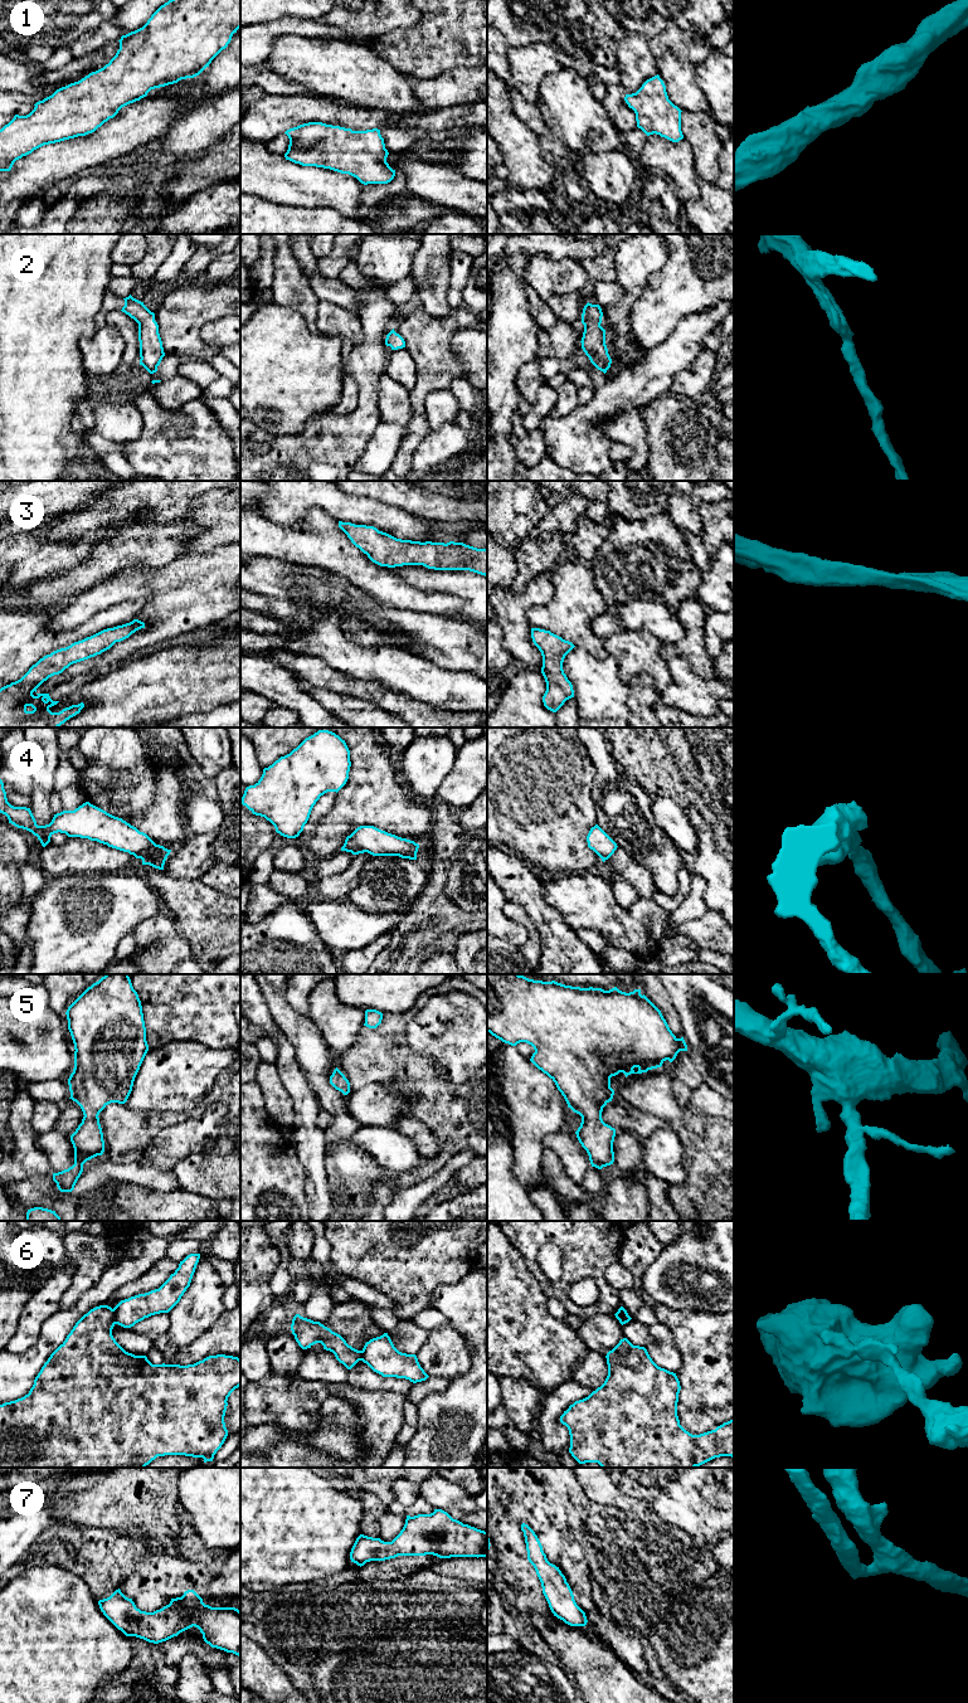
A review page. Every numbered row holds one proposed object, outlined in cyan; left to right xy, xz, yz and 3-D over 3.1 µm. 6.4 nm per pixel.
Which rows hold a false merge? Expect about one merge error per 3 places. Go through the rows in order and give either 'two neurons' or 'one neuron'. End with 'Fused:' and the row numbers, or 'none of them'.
1: one neuron
2: one neuron
3: one neuron
4: one neuron
5: one neuron
6: two neurons
7: one neuron
Fused: 6

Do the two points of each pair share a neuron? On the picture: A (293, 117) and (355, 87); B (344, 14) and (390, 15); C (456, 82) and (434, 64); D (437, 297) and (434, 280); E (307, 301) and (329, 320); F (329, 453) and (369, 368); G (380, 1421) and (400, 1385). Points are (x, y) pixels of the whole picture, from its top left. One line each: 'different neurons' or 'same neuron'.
A: different neurons
B: same neuron
C: different neurons
D: same neuron
E: different neurons
F: same neuron
G: different neurons

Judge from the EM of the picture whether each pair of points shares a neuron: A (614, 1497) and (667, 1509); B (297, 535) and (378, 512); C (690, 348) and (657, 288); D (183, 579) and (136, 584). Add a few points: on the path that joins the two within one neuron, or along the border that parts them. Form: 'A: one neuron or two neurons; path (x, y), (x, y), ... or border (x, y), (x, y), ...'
A: two neurons; border (611, 1480), (624, 1494)
B: two neurons; border (310, 510), (314, 507), (321, 509), (337, 521)
C: two neurons; border (704, 310), (685, 316), (657, 344)
D: one neuron; path (171, 584), (147, 584)

